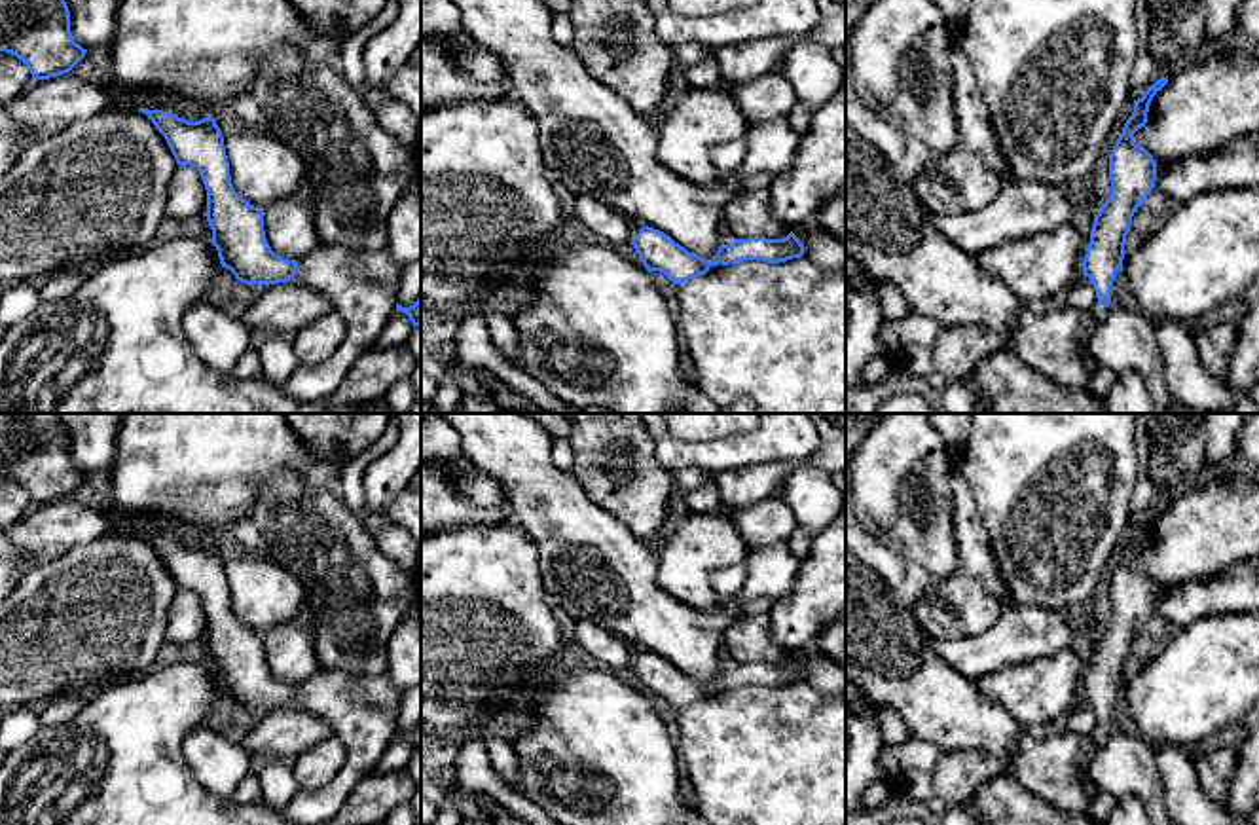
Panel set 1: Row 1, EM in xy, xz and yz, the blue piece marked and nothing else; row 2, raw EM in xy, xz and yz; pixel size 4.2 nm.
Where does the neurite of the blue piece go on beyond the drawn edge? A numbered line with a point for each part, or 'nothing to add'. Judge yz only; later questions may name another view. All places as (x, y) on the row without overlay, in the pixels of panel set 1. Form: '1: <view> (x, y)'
1: yz (1055, 767)

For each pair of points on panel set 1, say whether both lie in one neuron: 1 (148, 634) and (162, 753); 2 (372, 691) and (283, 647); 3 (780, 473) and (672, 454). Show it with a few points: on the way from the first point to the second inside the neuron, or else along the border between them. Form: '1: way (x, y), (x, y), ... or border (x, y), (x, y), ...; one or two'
1: border (156, 666), (109, 681); two
2: border (323, 668), (296, 685); two
3: border (787, 459), (742, 465), (717, 475); two

